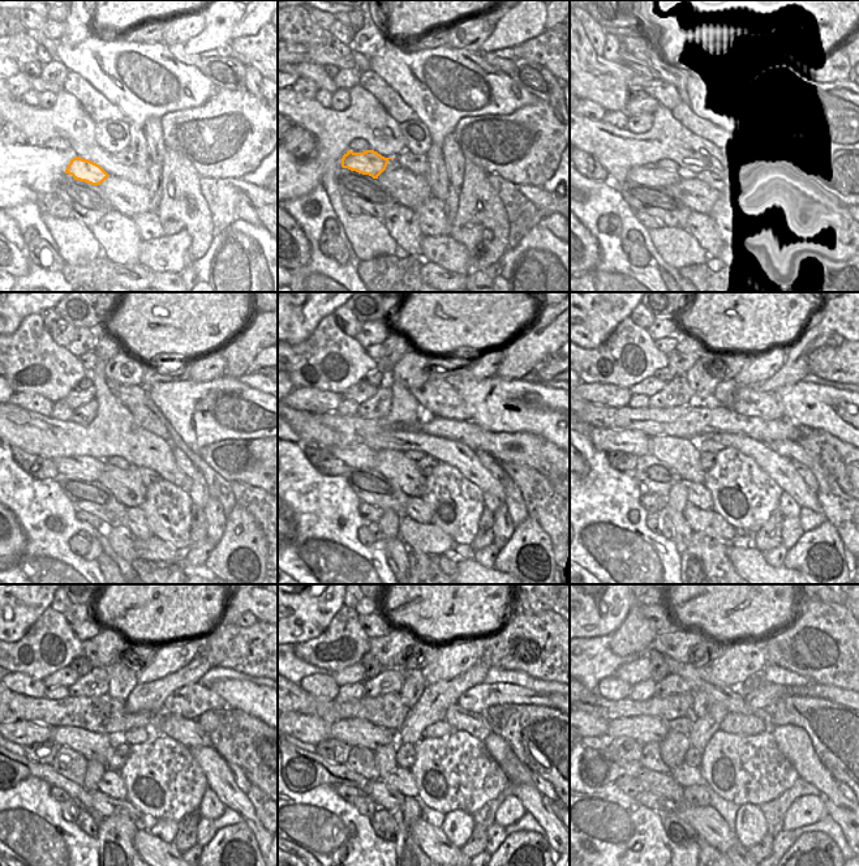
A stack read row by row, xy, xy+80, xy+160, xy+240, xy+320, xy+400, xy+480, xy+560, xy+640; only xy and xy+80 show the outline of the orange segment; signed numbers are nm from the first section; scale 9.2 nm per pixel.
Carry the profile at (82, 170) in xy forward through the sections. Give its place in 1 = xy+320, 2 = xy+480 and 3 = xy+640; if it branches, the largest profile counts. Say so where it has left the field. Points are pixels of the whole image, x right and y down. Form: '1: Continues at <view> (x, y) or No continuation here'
1: Continues at xy+320 (357, 455)
2: Continues at xy+480 (24, 733)
3: Continues at xy+640 (596, 727)

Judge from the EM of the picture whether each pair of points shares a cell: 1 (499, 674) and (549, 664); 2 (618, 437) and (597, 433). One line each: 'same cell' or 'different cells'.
1: different cells
2: same cell

